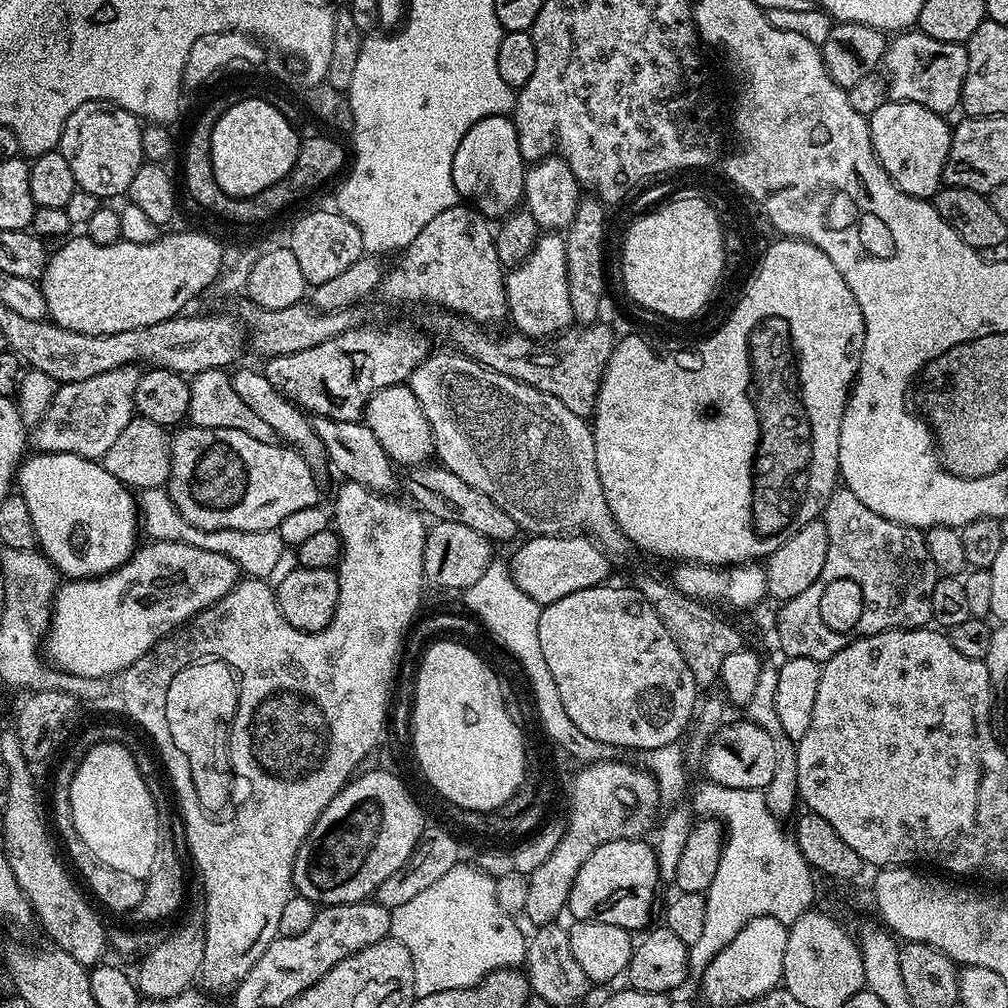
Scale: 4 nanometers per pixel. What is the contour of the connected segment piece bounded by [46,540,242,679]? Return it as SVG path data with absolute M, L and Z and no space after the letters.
M152 540L145 548L144 545L137 547L121 568L115 568L105 576L94 576L90 580L69 579L57 587L46 635L47 659L56 668L70 675L94 679L109 678L112 675L115 677L138 662L138 658L149 652L163 636L199 612L205 612L211 604L217 604L241 579L239 566L226 558L226 554L214 554L214 550L198 550L198 546L189 544Z

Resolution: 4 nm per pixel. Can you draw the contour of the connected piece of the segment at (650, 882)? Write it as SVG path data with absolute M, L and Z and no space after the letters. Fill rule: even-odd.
M647 839L615 840L606 842L582 862L582 870L578 870L578 878L574 878L574 886L570 890L567 911L572 912L571 919L589 920L590 922L606 922L610 926L622 926L629 930L645 929L652 914L652 906L656 902L656 887L661 887L657 870L656 850Z

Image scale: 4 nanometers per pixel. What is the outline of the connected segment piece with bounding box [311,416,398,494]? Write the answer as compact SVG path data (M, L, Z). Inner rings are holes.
M312 416L311 422L314 434L318 434L324 447L327 463L333 464L344 475L345 481L366 486L372 492L395 493L395 488L398 488L397 469L386 450L382 450L378 438L374 438L374 430L370 430L367 424L360 420L331 420L325 416Z

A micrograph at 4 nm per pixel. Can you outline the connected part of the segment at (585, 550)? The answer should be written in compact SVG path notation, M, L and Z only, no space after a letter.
M529 535L527 539L525 544L515 545L516 553L513 554L512 560L510 559L512 577L520 590L530 594L530 598L534 598L534 602L542 606L558 602L558 598L566 598L566 594L574 594L574 590L593 588L609 579L610 557L587 535Z

